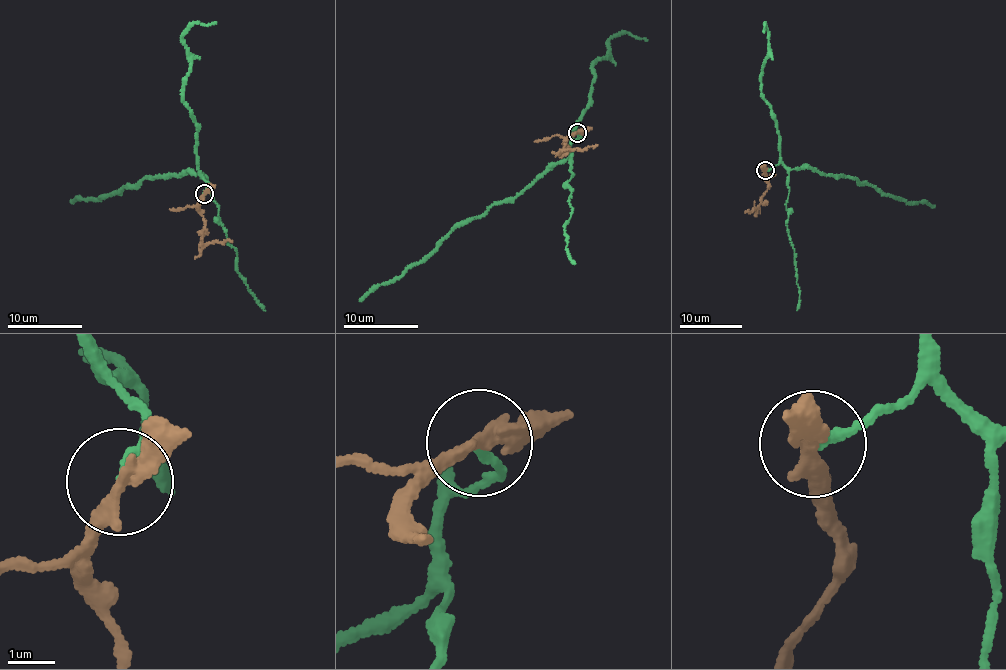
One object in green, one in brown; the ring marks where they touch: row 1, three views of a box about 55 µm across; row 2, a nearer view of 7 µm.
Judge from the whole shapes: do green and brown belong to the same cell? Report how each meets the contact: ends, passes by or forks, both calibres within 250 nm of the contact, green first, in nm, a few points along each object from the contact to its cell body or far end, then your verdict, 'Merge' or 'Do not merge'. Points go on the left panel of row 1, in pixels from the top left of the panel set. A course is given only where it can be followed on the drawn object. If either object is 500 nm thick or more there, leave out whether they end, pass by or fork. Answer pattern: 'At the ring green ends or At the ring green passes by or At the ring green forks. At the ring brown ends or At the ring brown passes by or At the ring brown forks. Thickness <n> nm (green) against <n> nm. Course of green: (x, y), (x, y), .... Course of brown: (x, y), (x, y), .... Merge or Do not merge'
At the ring green ends. At the ring brown passes by. Thickness 160 nm (green) against 280 nm. Course of green: (205, 193), (209, 186), (201, 177), (204, 175), (190, 170), (170, 177), (154, 176), (97, 198), (71, 201). Course of brown: (205, 193), (199, 205), (204, 223), (202, 241), (223, 243), (232, 240). Do not merge

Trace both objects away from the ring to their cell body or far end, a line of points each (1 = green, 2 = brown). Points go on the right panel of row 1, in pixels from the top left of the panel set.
1: (765, 170), (781, 163), (791, 169), (804, 165), (834, 177), (843, 174), (910, 203), (921, 201), (935, 206)
2: (765, 170), (767, 189), (750, 213), (745, 211)

